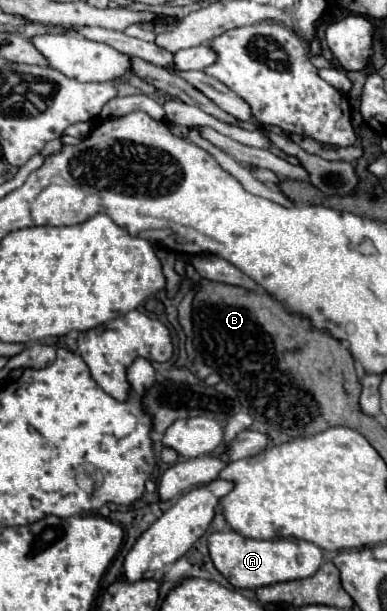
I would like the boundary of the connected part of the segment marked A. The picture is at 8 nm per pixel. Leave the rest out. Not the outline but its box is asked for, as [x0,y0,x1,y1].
[207,531,323,589]

